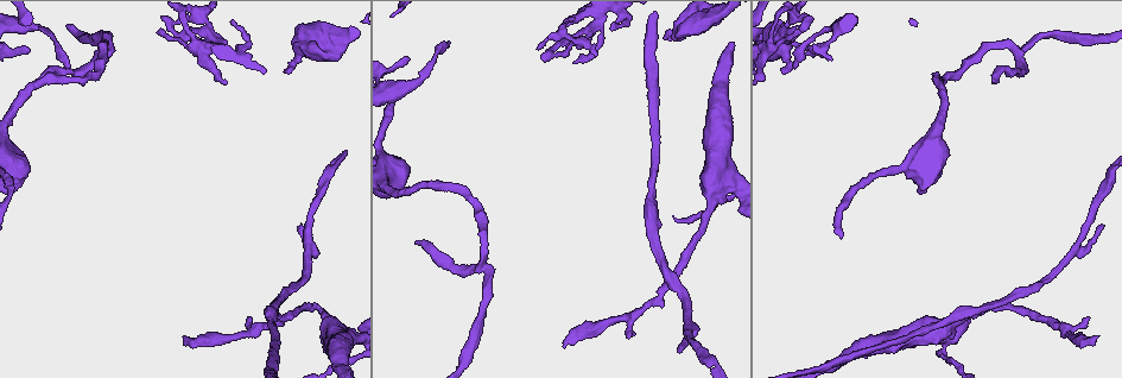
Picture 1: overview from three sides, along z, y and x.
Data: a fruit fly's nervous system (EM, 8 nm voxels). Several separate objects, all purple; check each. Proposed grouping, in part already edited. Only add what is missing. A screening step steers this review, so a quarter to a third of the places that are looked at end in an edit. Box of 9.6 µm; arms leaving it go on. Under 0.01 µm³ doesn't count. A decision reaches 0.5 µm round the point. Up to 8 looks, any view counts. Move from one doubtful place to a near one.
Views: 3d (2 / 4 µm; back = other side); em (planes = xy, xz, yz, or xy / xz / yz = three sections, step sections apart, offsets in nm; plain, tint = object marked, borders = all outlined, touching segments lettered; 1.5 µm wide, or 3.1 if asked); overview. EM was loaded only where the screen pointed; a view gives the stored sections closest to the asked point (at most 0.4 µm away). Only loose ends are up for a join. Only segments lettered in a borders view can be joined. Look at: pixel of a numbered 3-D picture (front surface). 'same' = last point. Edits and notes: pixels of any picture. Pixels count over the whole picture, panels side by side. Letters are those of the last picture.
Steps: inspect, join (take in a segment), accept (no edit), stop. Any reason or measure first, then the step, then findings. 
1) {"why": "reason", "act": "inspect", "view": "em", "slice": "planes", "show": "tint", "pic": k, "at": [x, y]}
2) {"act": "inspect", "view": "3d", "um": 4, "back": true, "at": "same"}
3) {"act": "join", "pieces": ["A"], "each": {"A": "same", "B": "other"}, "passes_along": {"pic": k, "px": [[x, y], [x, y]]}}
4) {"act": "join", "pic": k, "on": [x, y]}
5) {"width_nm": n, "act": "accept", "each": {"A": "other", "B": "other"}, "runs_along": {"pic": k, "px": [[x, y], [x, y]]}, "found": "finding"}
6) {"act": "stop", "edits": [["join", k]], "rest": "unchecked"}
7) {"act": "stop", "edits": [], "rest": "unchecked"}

{"why": "an open end", "act": "inspect", "view": "3d", "um": 4, "pic": 1, "at": [158, 32]}

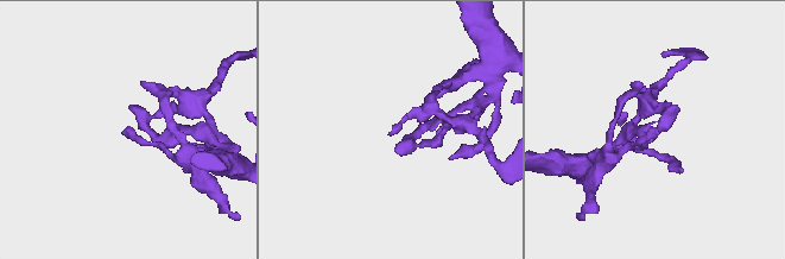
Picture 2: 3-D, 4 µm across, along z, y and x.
{"act": "inspect", "view": "em", "slice": "planes", "show": "tint", "pic": 2, "at": [125, 132]}

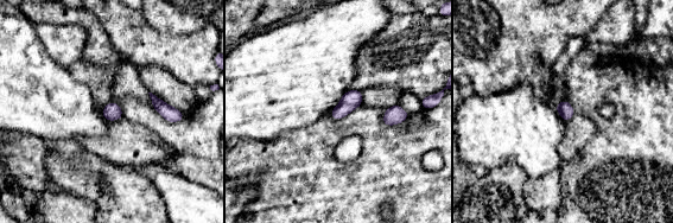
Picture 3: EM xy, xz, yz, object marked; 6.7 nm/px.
{"why": "see the neighbours", "act": "inspect", "view": "em", "slice": "planes", "show": "borders", "at": "same"}

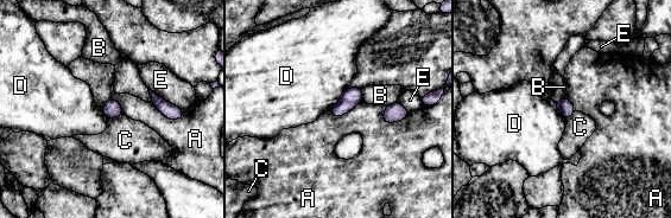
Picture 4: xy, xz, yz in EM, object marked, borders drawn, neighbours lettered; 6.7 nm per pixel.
{"width_nm": 100, "act": "accept", "each": {"A": "other", "B": "other", "C": "other", "D": "other", "E": "other"}, "found": "no lettered segment goes on from it"}

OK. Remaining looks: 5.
{"why": "branch stops here", "act": "inspect", "view": "em", "slice": "planes", "show": "borders", "pic": 1, "at": [996, 82]}

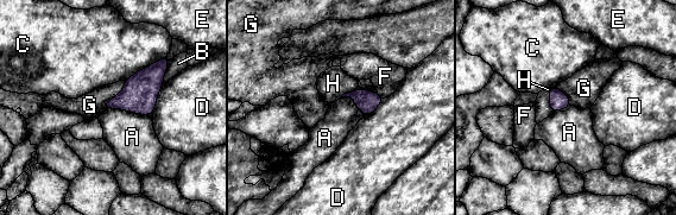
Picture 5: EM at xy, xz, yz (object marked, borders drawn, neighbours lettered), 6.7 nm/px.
{"longest_contact_nm": ["C", 340], "act": "join", "pieces": ["H"], "each": {"A": "other", "B": "other", "C": "other", "D": "other", "E": "other", "F": "other", "G": "other", "H": "same"}, "found": "it goes on there"}

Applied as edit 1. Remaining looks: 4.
{"why": "thin end", "act": "inspect", "view": "em", "slice": "planes", "show": "borders", "pic": 1, "at": [406, 58]}

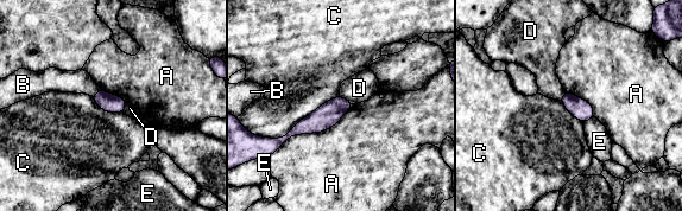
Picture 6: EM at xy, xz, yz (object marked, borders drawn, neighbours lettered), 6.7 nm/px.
{"act": "accept", "each": {"A": "other", "B": "other", "C": "other", "D": "other", "E": "other"}, "runs_along": {"pic": 6, "px": [[348, 104], [294, 132]]}, "found": "none of them fits"}

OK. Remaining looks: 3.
{"act": "stop", "edits": [["join", 5]], "rest": "unchecked"}

